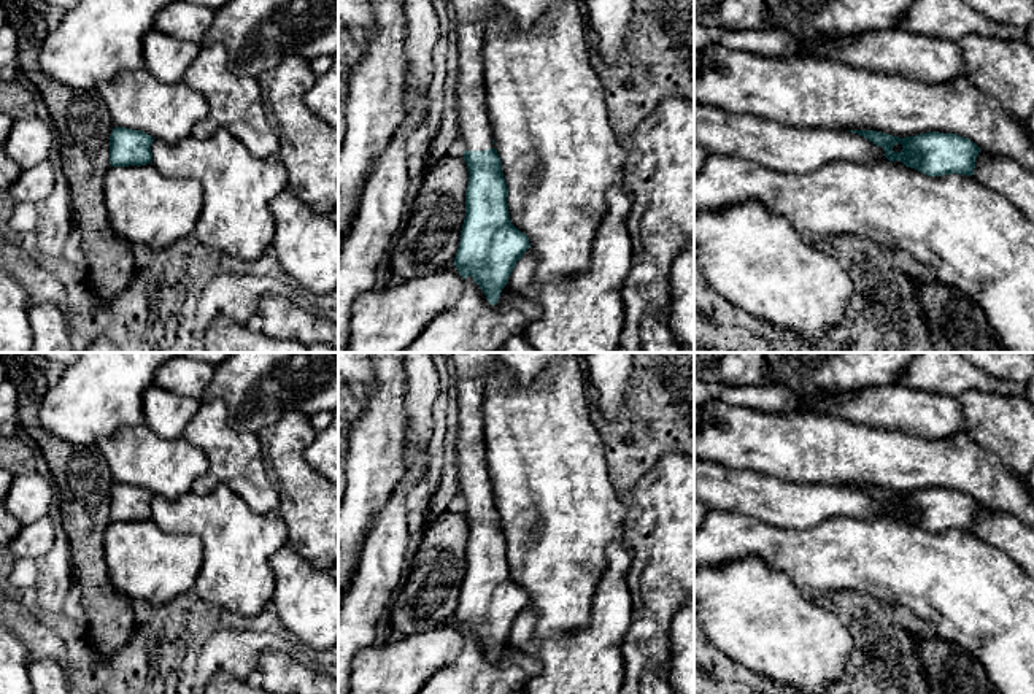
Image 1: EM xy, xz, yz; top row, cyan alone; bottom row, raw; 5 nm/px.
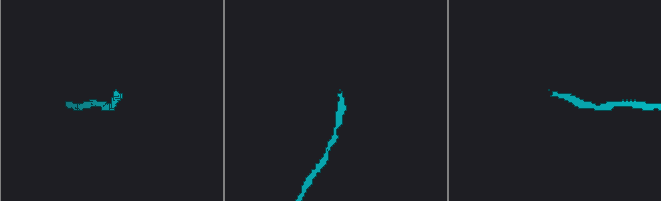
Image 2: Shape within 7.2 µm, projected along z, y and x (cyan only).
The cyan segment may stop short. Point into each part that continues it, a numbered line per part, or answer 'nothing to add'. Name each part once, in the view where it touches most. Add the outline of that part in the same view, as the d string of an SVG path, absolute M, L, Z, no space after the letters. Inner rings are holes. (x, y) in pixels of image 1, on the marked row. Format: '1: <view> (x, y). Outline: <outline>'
1: yz (974, 239). Outline: M710 154L694 175L694 213L723 210L756 200L785 218L807 241L853 235L880 246L907 251L929 265L940 283L953 286L977 302L1010 353L1034 353L1034 224L1002 194L967 175L928 176L893 162L861 164L834 160L808 173L772 172L739 157Z

